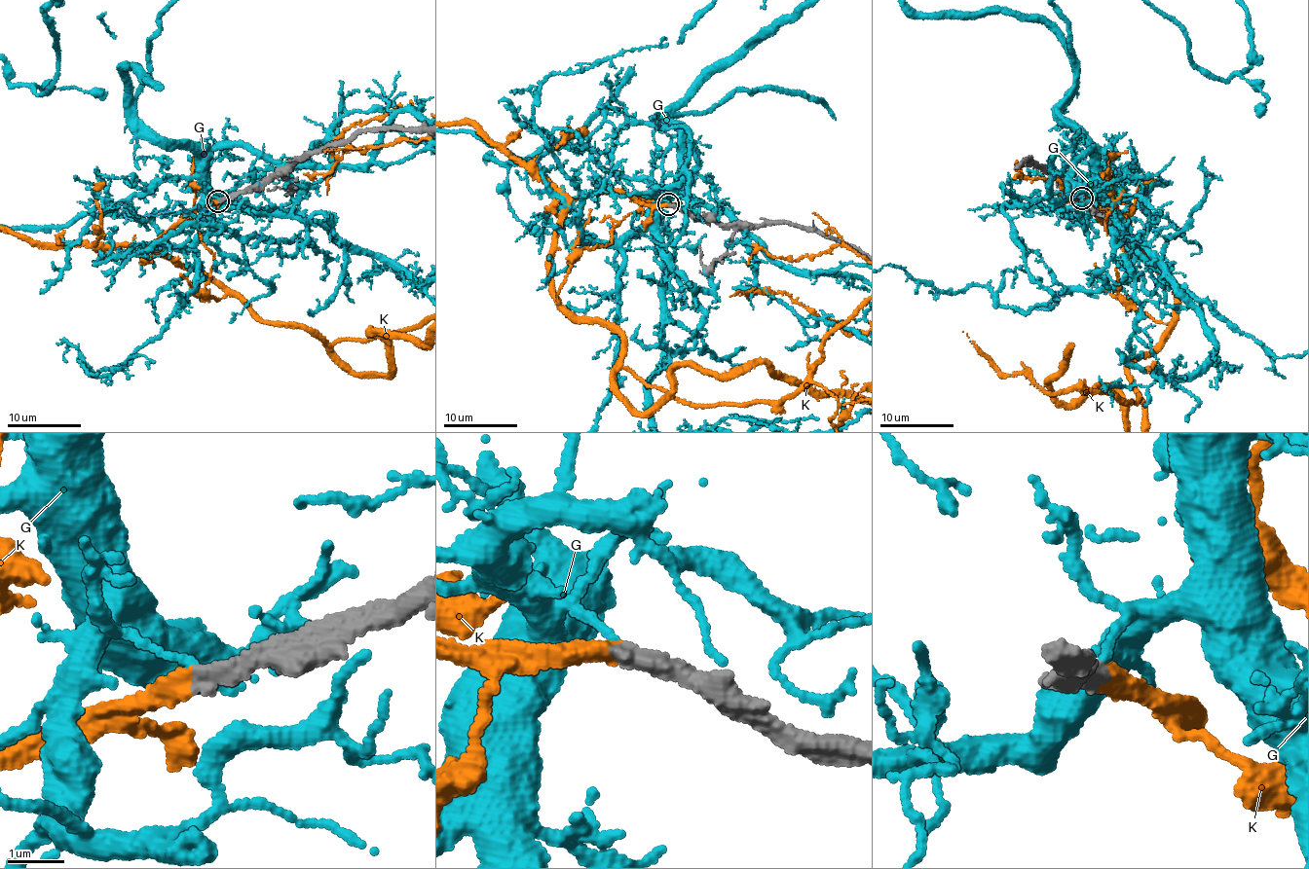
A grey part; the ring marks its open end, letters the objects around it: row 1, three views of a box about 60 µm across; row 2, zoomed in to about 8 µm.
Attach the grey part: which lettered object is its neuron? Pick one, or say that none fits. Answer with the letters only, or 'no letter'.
K

